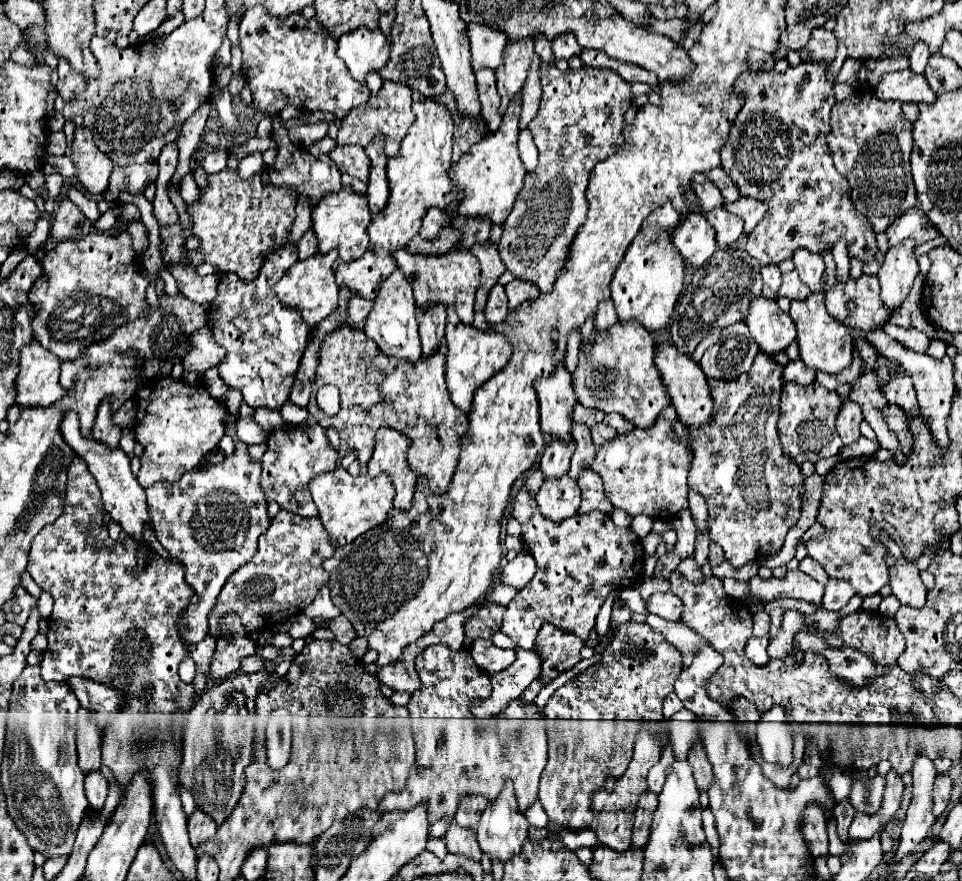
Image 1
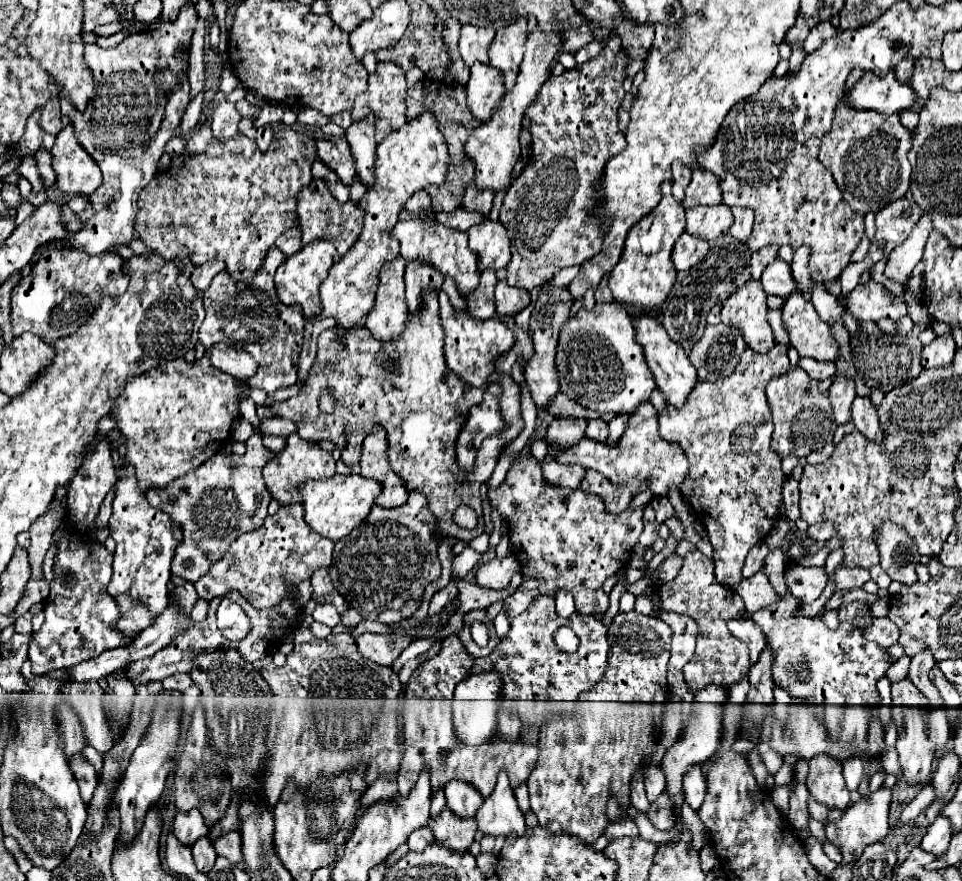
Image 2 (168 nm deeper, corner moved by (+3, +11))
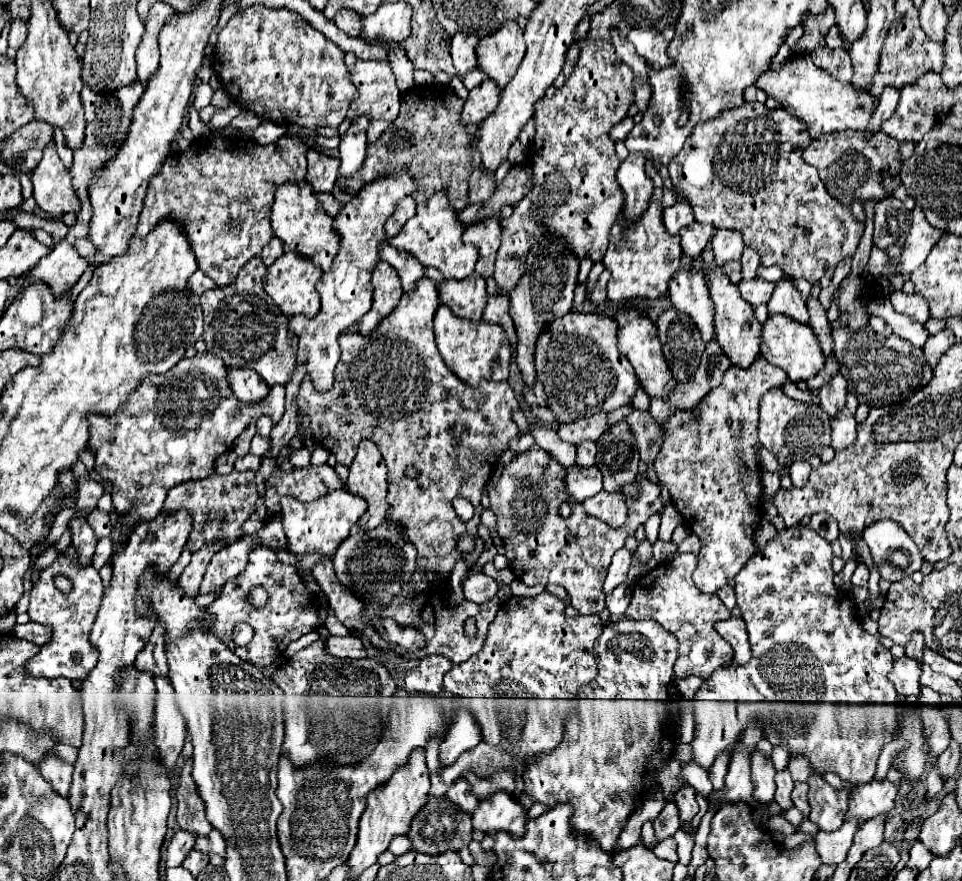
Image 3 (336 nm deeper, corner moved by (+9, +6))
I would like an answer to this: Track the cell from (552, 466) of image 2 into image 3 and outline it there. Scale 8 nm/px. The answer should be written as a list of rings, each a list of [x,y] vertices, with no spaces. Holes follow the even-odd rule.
[[[568,468],[568,474],[566,474],[566,490],[568,494],[578,500],[578,502],[584,502],[586,498],[598,494],[602,490],[602,476],[600,476],[600,470],[598,468]]]

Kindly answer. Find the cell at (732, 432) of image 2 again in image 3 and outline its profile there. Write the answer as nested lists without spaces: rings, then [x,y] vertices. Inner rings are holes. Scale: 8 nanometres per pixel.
[[[762,356],[748,368],[728,368],[724,372],[724,380],[720,386],[712,388],[710,394],[694,408],[698,420],[692,420],[692,410],[676,412],[666,424],[662,424],[664,444],[654,460],[654,470],[658,480],[668,488],[672,504],[684,516],[692,534],[700,538],[700,552],[698,552],[698,566],[692,574],[692,580],[700,592],[716,592],[718,588],[726,586],[730,578],[734,578],[742,566],[754,556],[754,530],[758,528],[764,512],[760,506],[760,490],[762,490],[762,470],[758,464],[756,448],[756,432],[758,432],[758,402],[764,392],[774,386],[782,386],[788,378],[780,368],[768,364]]]

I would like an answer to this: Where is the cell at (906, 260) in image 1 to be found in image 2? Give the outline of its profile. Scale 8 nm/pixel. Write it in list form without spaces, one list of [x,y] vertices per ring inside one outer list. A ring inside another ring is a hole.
[[[924,213],[922,219],[916,223],[916,227],[912,229],[910,237],[894,247],[894,251],[888,255],[888,263],[886,263],[886,269],[884,269],[884,275],[890,279],[890,281],[898,281],[898,283],[904,283],[912,269],[916,267],[916,263],[922,259],[922,251],[924,251],[924,243],[928,239],[932,231],[932,223],[930,223],[930,217]]]

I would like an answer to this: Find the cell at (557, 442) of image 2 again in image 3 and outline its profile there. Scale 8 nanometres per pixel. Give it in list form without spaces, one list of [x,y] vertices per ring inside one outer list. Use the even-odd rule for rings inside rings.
[[[600,412],[594,414],[590,418],[578,420],[574,424],[564,424],[558,428],[558,434],[562,440],[572,442],[572,444],[580,444],[584,440],[598,440],[606,430],[610,428],[608,424],[608,414]]]

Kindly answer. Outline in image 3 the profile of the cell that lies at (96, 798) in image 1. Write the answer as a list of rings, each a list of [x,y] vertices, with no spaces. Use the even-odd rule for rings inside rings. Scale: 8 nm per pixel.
[[[44,756],[42,762],[38,762],[38,770],[40,774],[44,776],[44,780],[50,782],[52,790],[58,792],[60,796],[68,796],[68,788],[70,788],[70,782],[72,782],[72,764],[64,762],[62,758],[58,756]]]

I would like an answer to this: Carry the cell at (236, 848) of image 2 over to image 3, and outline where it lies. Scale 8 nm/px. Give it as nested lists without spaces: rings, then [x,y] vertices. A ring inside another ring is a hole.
[[[212,830],[208,836],[198,836],[196,842],[194,842],[194,848],[204,852],[204,854],[220,854],[220,856],[224,856],[226,844],[224,844],[224,838],[220,836],[220,832]]]

